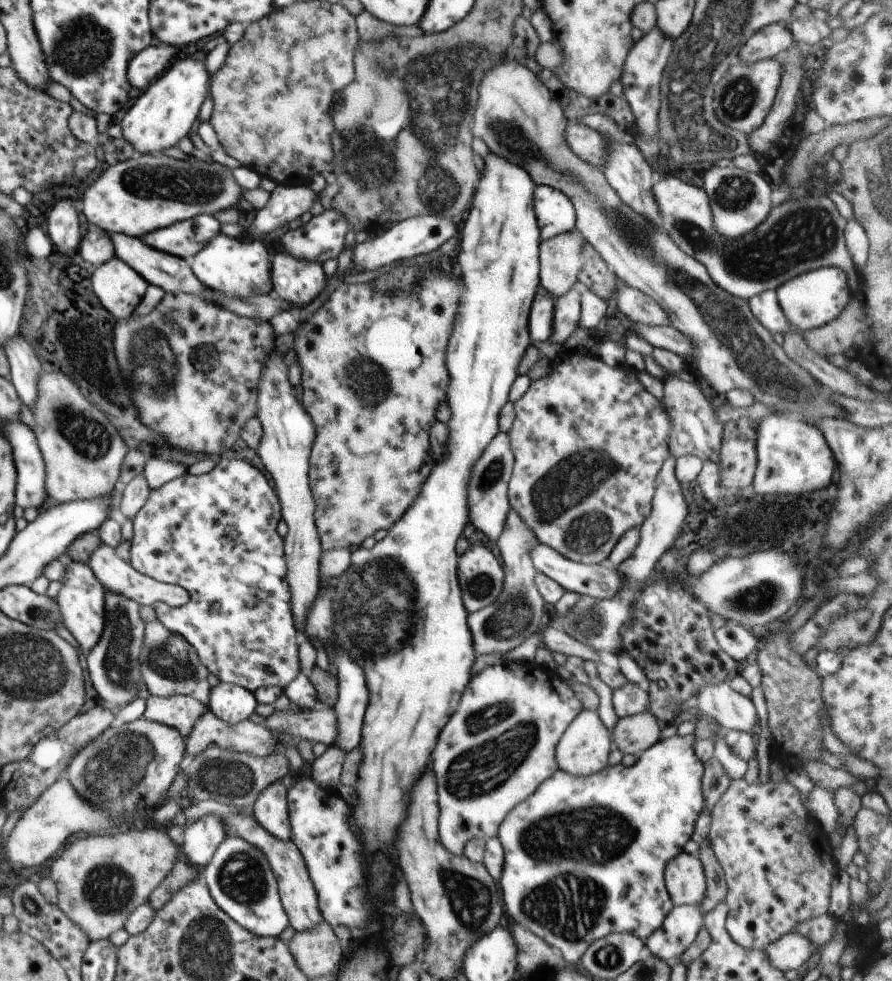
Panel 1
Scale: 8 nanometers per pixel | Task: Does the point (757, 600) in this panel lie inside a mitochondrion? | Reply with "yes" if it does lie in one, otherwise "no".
yes

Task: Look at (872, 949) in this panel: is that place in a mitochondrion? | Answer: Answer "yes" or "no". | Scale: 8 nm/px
no

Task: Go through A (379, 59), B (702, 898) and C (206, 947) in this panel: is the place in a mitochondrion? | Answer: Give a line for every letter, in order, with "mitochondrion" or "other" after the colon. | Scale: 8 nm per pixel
A: mitochondrion
B: other
C: mitochondrion

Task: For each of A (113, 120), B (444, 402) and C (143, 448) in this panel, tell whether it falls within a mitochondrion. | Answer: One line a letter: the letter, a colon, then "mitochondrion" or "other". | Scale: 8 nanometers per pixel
A: other
B: other
C: other

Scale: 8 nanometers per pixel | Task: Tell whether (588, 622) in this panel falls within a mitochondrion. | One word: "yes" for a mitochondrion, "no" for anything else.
yes

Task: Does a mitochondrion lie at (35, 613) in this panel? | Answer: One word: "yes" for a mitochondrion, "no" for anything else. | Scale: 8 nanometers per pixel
yes

